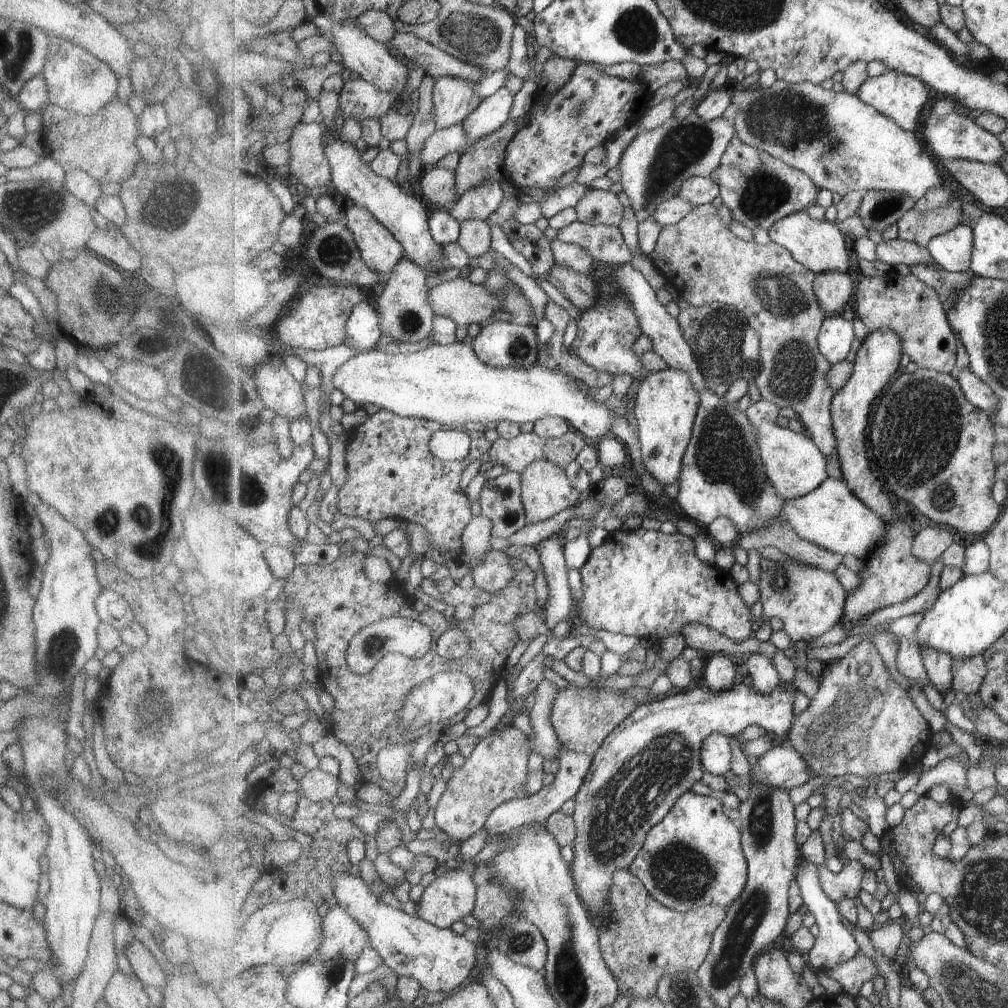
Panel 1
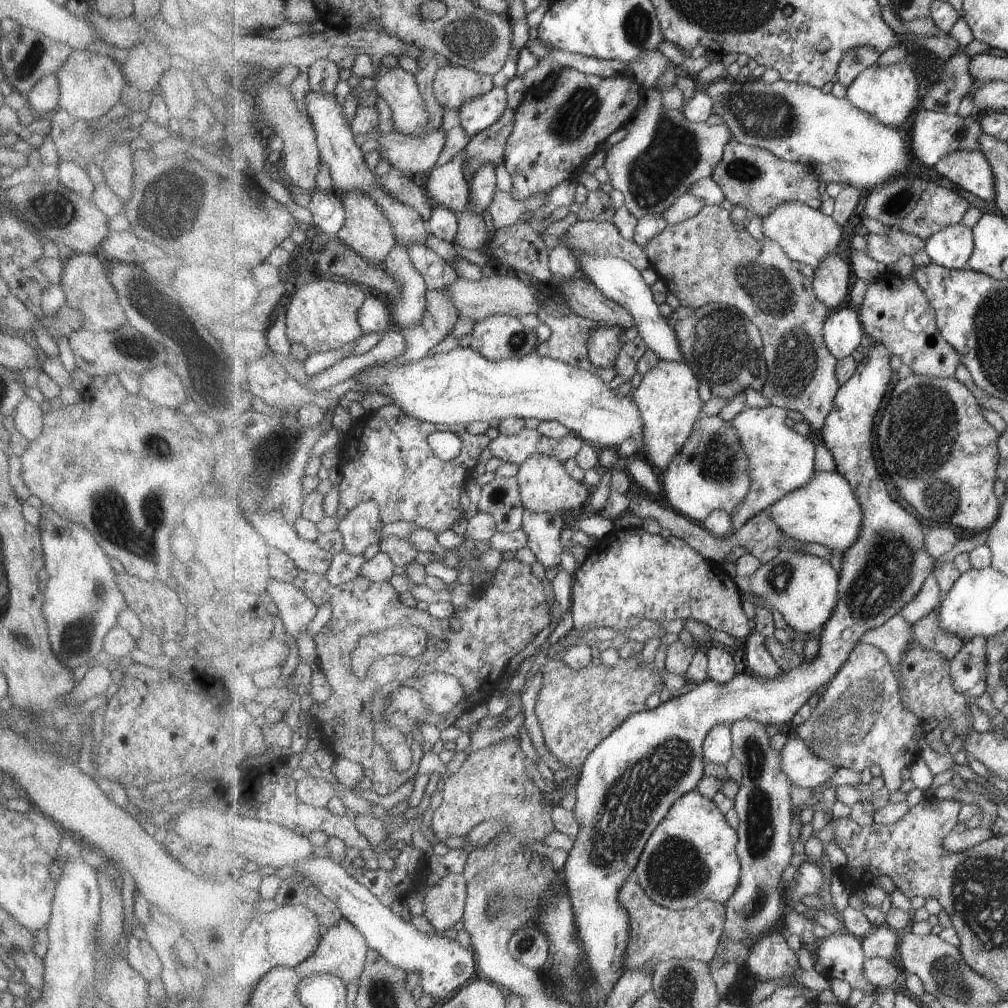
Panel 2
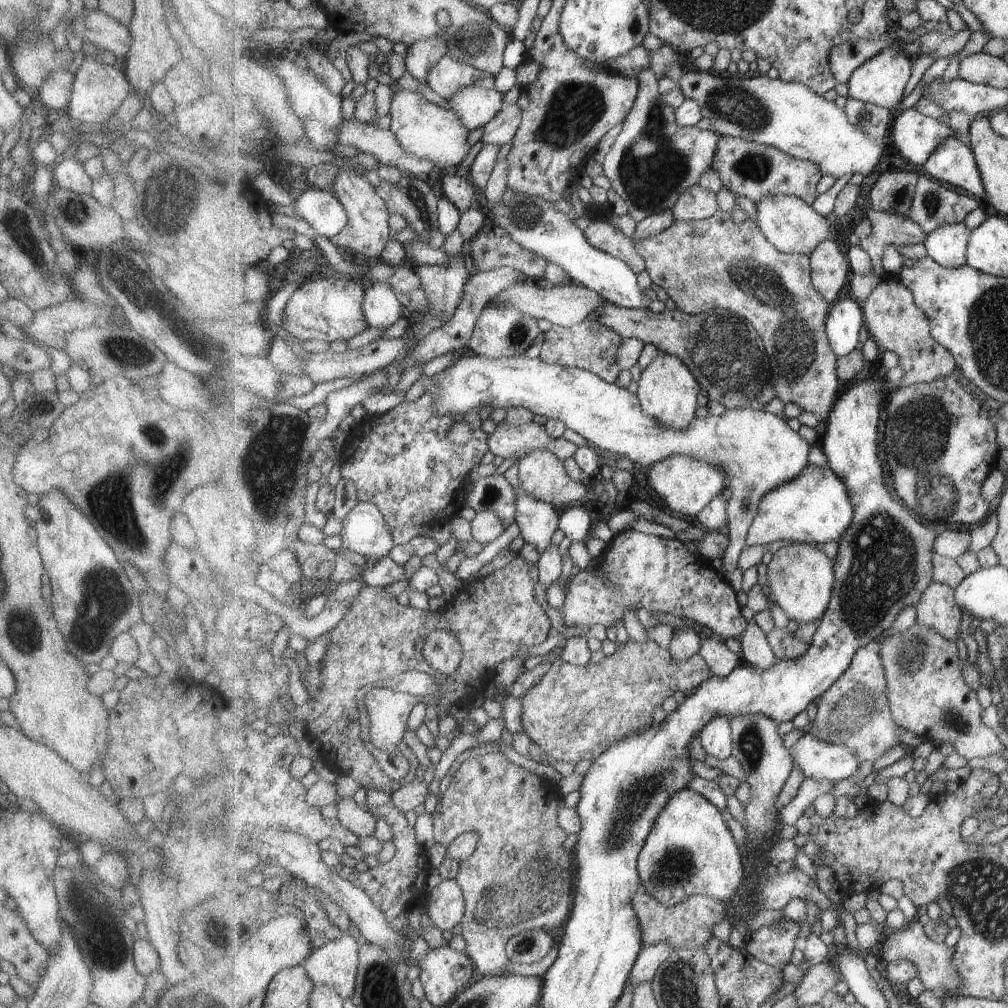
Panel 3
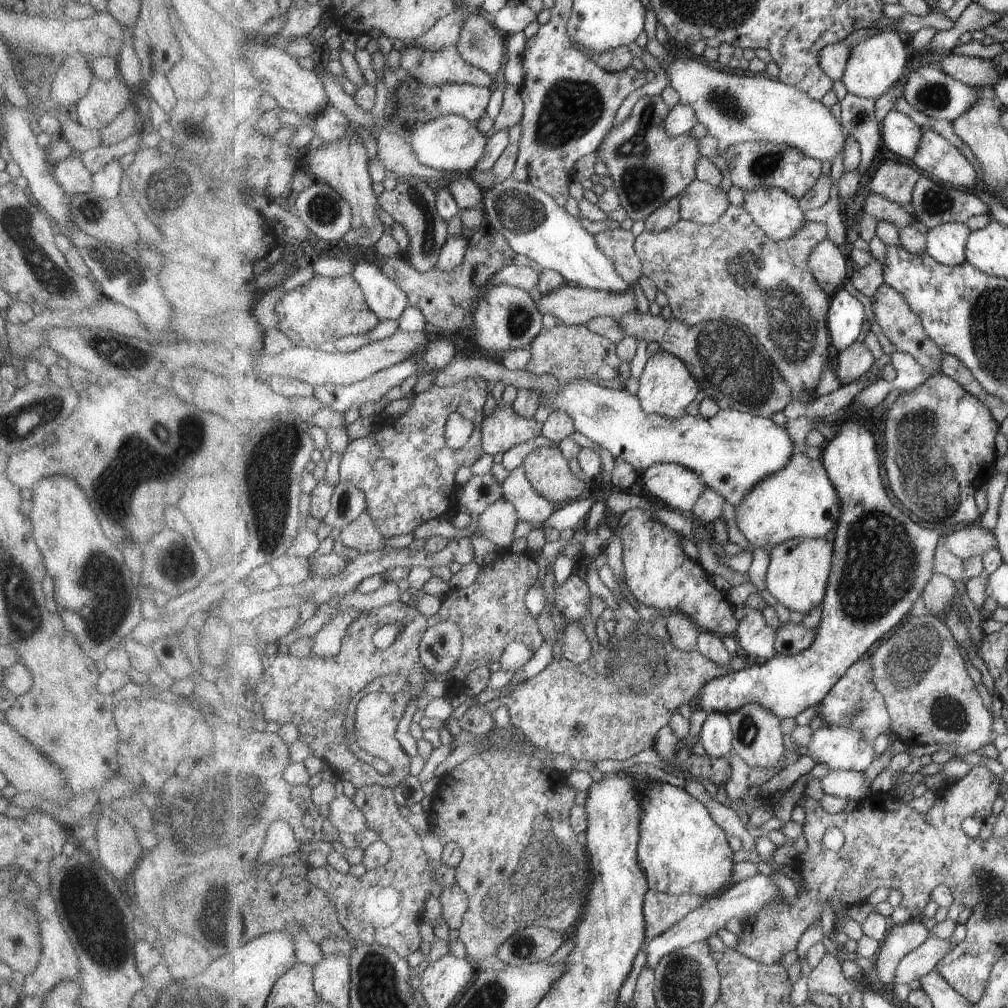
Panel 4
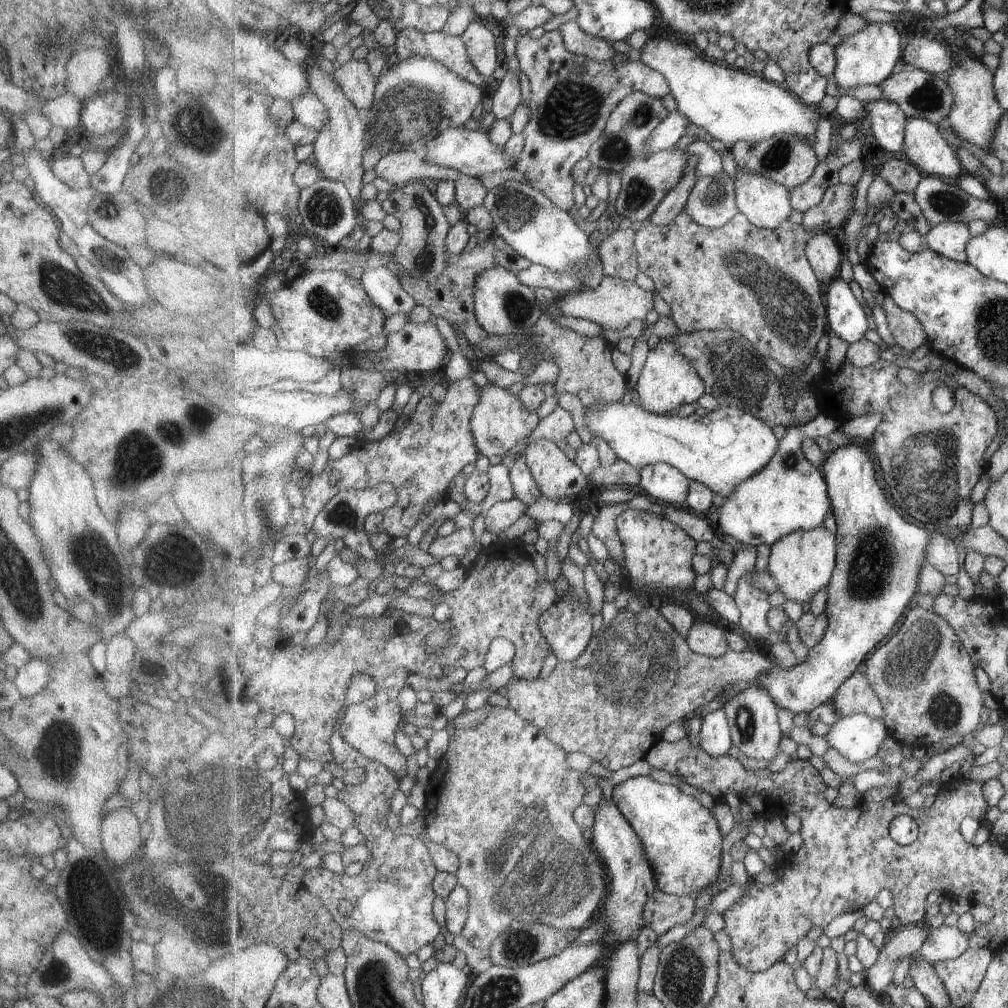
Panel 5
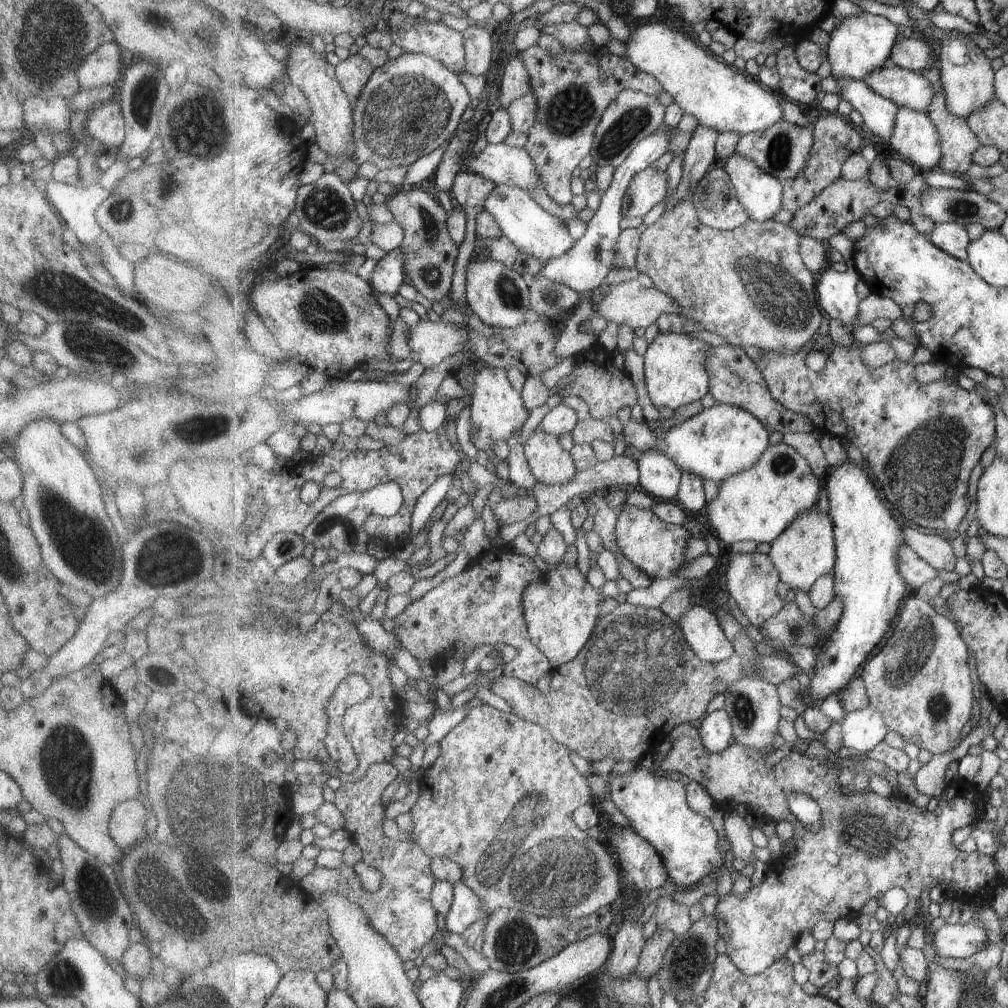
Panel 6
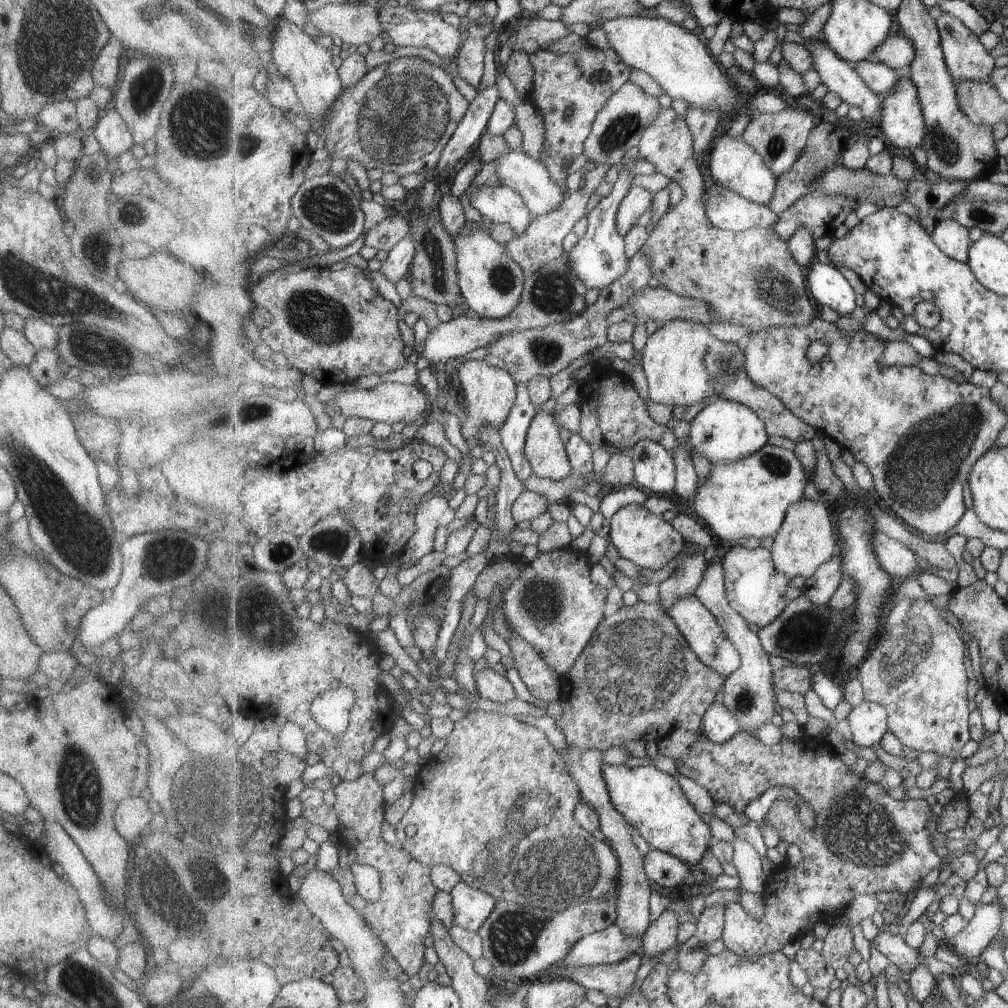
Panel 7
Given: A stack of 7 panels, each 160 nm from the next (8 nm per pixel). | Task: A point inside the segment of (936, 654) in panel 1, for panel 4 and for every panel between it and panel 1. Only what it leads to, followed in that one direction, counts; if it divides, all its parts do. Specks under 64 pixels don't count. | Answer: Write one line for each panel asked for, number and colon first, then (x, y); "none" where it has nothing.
2: (928, 631)
3: (938, 608)
4: (939, 595)

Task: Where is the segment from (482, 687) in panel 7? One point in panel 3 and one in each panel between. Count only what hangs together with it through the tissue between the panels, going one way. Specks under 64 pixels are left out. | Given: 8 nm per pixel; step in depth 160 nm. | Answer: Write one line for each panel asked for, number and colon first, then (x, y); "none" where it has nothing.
3: (574, 713)
4: (612, 706)
5: (639, 675)
6: (638, 678)

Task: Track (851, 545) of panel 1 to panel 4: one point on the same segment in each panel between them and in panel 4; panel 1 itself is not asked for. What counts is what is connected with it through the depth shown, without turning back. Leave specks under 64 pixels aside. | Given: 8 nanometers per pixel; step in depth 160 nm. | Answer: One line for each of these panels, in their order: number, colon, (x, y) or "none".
2: (827, 511)
3: (815, 507)
4: (800, 501)

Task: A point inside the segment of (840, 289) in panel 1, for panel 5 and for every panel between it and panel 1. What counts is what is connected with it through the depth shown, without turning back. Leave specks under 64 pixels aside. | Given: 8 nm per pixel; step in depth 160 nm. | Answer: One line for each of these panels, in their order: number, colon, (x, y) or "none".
2: (832, 282)
3: (830, 269)
4: (829, 265)
5: (822, 252)

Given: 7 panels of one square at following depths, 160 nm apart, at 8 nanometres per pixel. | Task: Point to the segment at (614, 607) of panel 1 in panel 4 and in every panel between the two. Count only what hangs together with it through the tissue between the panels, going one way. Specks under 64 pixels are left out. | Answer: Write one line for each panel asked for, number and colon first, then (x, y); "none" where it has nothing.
2: (630, 575)
3: (658, 574)
4: (659, 574)

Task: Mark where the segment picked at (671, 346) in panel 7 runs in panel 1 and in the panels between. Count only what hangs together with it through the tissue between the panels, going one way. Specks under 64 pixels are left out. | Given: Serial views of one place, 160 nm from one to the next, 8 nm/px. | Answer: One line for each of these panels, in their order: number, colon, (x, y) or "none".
1: (666, 405)
2: (668, 397)
3: (668, 390)
4: (666, 386)
5: (668, 380)
6: (675, 368)

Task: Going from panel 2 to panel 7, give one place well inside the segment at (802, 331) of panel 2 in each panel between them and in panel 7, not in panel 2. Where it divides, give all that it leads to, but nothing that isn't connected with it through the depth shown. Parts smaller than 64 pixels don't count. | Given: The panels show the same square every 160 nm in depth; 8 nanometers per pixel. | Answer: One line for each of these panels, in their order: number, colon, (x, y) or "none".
3: (716, 262)
4: (732, 271)
5: (758, 282)
6: (750, 285)
7: (751, 277)

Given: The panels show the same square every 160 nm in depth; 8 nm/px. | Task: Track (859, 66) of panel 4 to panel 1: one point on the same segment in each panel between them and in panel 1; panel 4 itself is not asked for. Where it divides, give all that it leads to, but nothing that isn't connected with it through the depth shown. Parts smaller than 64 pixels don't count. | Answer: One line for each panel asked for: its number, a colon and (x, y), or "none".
1: (904, 98)
2: (889, 93)
3: (882, 80)

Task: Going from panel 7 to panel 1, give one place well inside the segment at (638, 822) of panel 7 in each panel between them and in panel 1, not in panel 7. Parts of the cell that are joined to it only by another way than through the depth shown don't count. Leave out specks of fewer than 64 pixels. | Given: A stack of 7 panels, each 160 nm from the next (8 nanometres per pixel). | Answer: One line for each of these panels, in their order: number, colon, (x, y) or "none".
1: (694, 857)
2: (691, 856)
3: (691, 851)
4: (682, 850)
5: (681, 838)
6: (658, 807)

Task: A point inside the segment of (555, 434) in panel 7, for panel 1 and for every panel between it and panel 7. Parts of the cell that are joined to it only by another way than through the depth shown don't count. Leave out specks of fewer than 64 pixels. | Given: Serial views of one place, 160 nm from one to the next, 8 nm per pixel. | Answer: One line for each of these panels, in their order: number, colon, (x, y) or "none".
1: (546, 491)
2: (545, 486)
3: (542, 473)
4: (548, 468)
5: (556, 475)
6: (552, 464)

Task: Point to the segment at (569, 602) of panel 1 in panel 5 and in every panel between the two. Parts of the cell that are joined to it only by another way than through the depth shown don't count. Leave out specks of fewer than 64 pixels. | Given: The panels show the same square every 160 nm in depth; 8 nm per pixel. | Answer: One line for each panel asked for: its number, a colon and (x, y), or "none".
2: (544, 530)
3: (538, 520)
4: (531, 506)
5: (526, 488)

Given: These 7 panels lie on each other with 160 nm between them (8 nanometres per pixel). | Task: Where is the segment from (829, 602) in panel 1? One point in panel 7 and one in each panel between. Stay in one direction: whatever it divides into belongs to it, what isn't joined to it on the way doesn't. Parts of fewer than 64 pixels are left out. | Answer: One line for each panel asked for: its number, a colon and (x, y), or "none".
2: (804, 588)
3: (801, 577)
4: (799, 574)
5: (802, 563)
6: (804, 552)
7: (807, 539)

